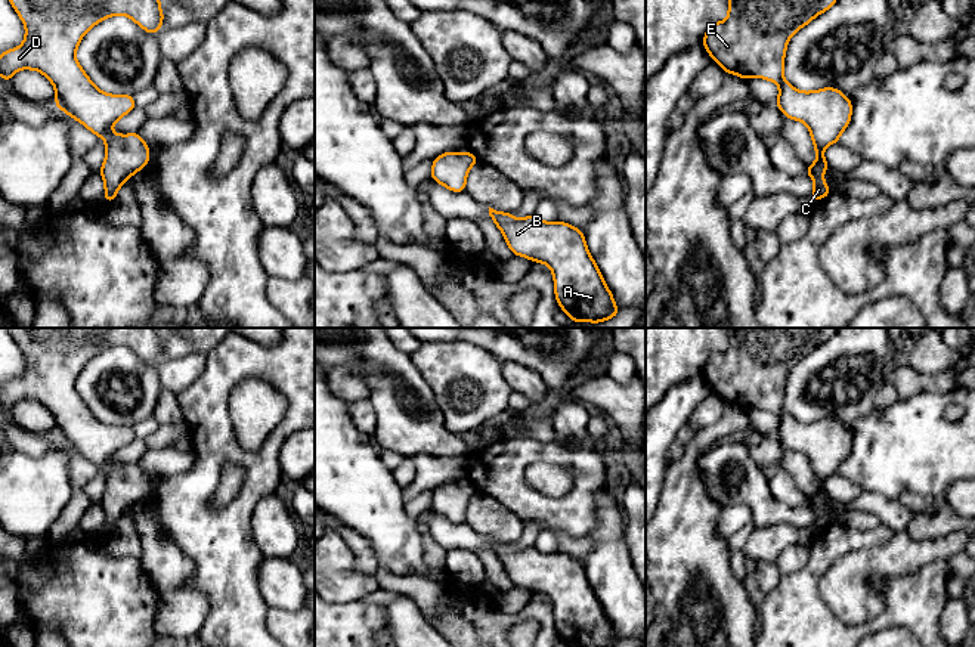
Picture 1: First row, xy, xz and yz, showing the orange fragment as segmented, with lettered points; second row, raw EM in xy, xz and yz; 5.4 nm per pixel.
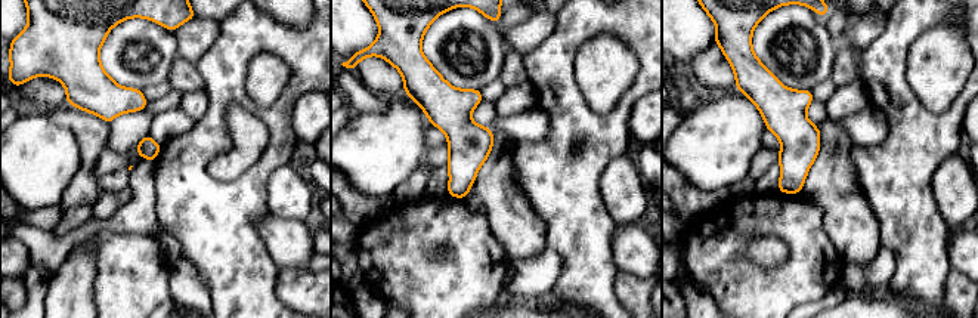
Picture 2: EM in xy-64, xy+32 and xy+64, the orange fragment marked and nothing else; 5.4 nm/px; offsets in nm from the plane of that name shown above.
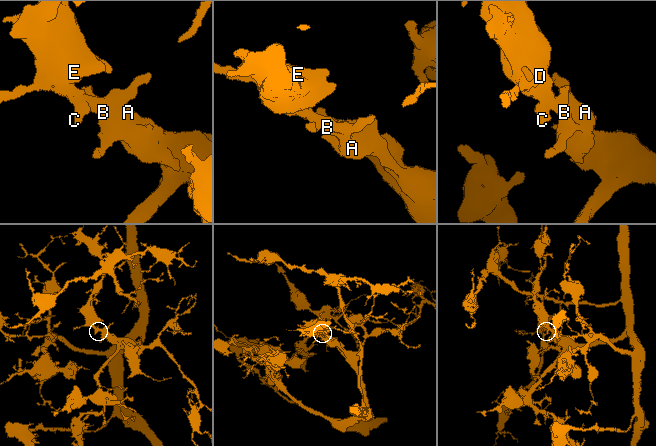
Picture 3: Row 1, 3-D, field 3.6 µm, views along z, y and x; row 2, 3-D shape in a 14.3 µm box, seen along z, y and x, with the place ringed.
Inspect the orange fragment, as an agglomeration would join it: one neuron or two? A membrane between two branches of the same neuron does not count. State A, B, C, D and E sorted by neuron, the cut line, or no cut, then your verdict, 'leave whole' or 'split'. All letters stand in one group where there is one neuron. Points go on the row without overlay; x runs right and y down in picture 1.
A B C D E | no cut | leave whole

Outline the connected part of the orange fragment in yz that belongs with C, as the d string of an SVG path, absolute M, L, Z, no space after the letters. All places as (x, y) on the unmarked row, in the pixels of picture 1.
M728 328L728 347L722 353L712 353L702 374L727 405L745 411L758 408L776 414L780 424L774 434L786 449L807 455L817 486L817 492L807 498L807 505L814 513L814 533L833 523L823 510L829 499L823 482L826 477L839 473L841 464L849 456L852 434L839 420L796 421L784 411L783 394L790 368L815 347L829 341L836 331L838 328Z

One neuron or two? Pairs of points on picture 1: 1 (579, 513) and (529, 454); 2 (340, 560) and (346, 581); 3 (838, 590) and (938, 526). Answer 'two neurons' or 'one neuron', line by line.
1: one neuron
2: one neuron
3: two neurons

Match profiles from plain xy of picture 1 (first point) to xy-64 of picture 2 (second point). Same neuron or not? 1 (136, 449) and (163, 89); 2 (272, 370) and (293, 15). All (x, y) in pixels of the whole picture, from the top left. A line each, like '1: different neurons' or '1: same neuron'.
1: different neurons
2: different neurons

